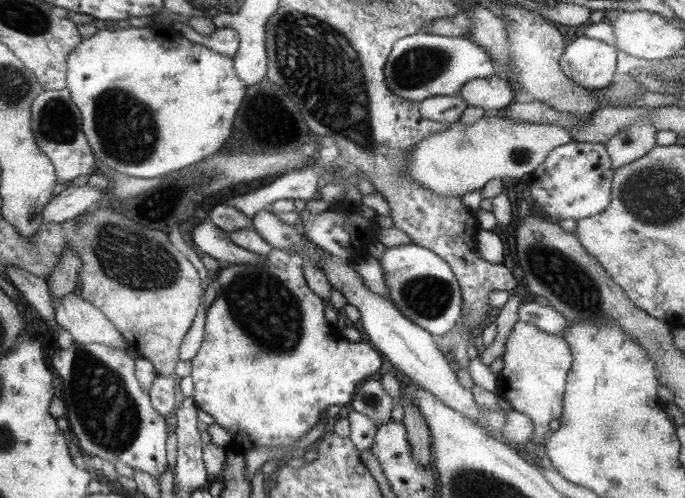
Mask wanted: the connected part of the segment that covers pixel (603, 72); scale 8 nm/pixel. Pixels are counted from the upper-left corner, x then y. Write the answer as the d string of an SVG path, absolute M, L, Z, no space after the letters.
M587 36L575 38L562 50L559 69L586 89L603 89L614 81L615 46Z

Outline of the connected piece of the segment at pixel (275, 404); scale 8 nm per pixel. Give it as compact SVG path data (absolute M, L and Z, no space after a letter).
M272 248L265 256L265 260L265 263L229 265L227 268L219 268L213 275L218 285L218 292L206 309L203 342L201 342L197 354L190 360L189 376L192 378L192 400L196 408L209 414L215 424L219 424L223 430L229 432L231 440L224 448L226 452L232 451L233 454L243 455L247 450L253 450L253 448L279 448L283 451L283 459L285 459L290 456L289 452L294 448L291 444L295 444L307 430L317 426L327 406L331 406L331 404L343 406L352 400L353 394L359 387L359 382L379 370L381 353L377 352L369 343L346 341L338 335L330 315L325 312L322 299L316 296L305 283L302 274L303 259L299 254L294 254L290 250Z

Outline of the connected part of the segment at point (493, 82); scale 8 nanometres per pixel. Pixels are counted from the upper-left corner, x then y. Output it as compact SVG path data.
M497 75L473 78L461 86L458 94L466 106L482 108L486 113L499 112L514 101L513 87Z

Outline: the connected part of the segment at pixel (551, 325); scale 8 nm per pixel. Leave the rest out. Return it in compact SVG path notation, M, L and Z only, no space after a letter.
M535 301L521 303L519 305L518 322L525 322L535 326L546 334L560 336L564 334L568 326L566 320L559 312L556 312L549 304L539 305Z

